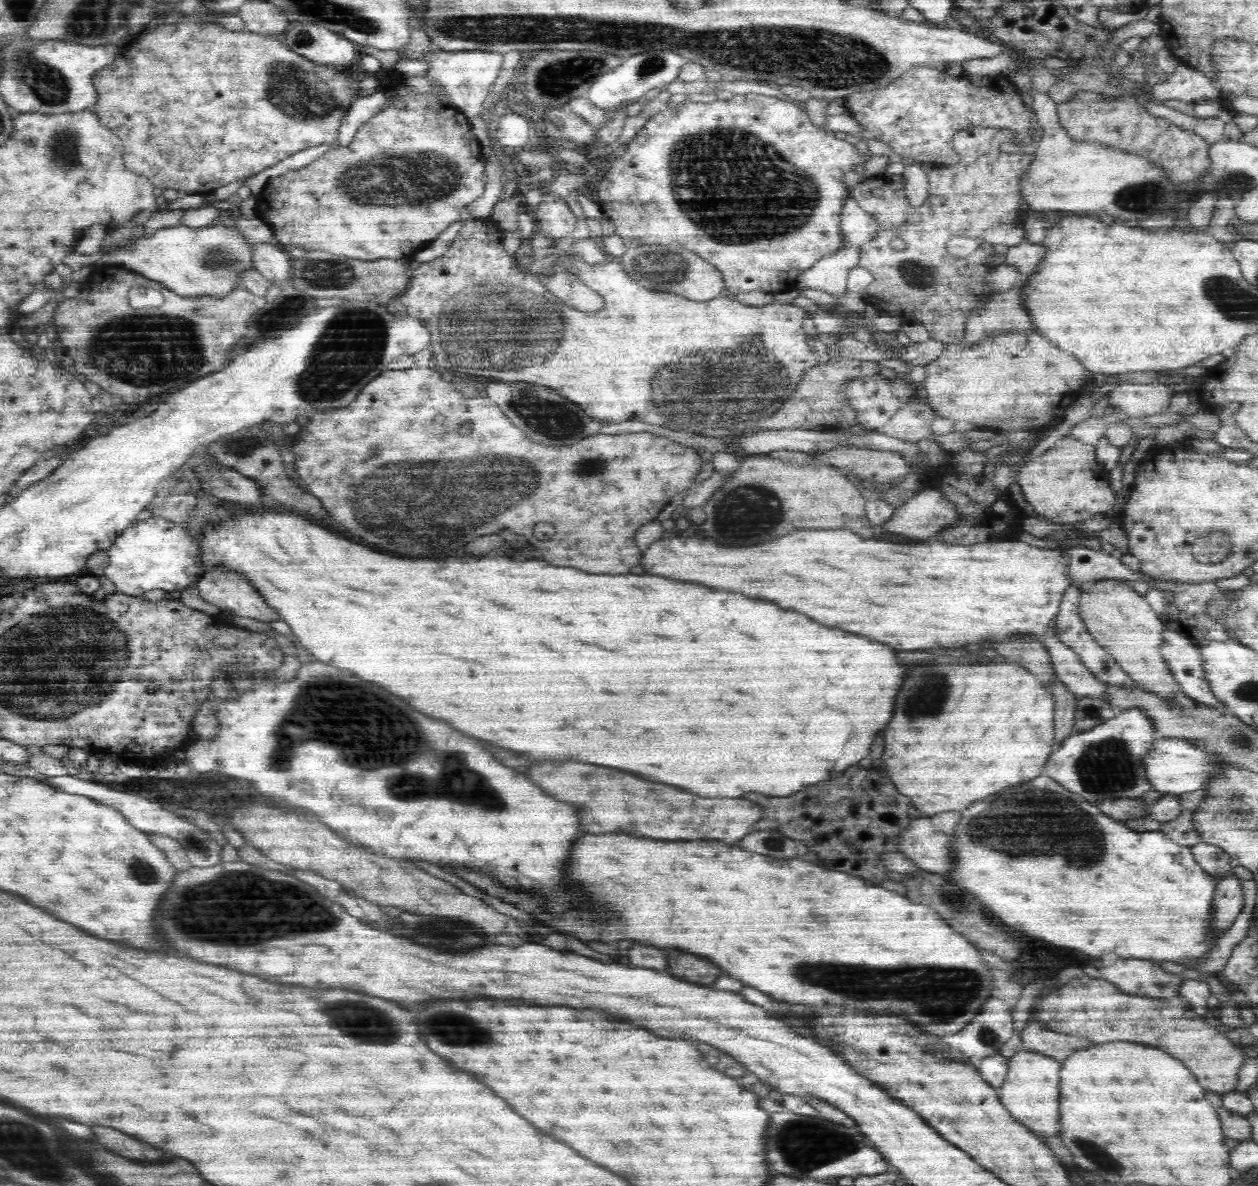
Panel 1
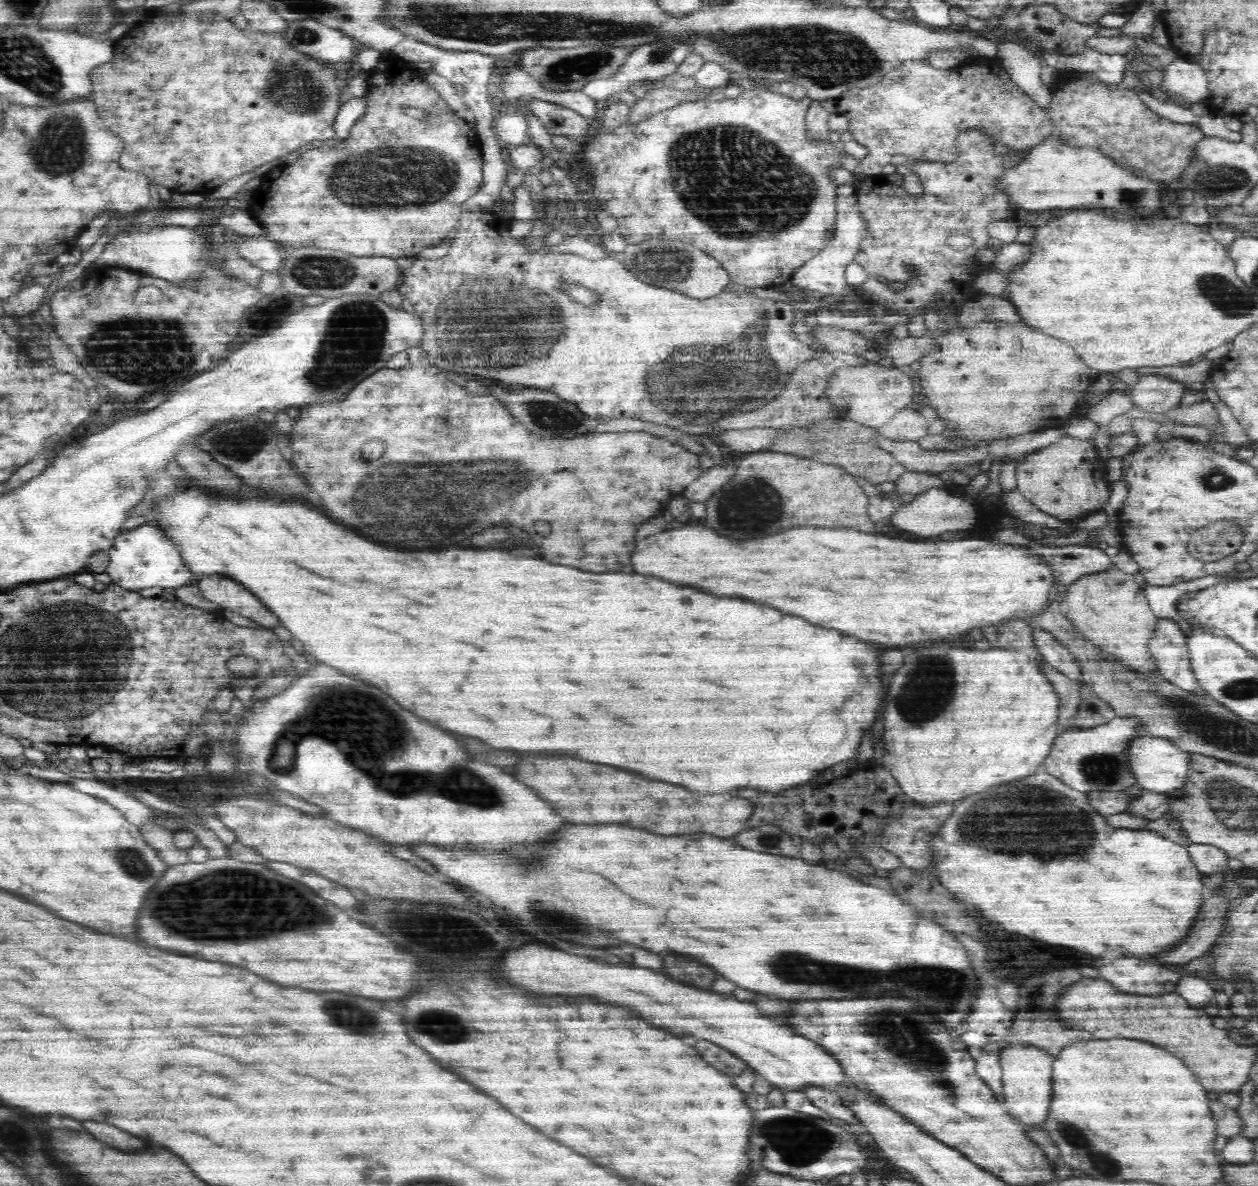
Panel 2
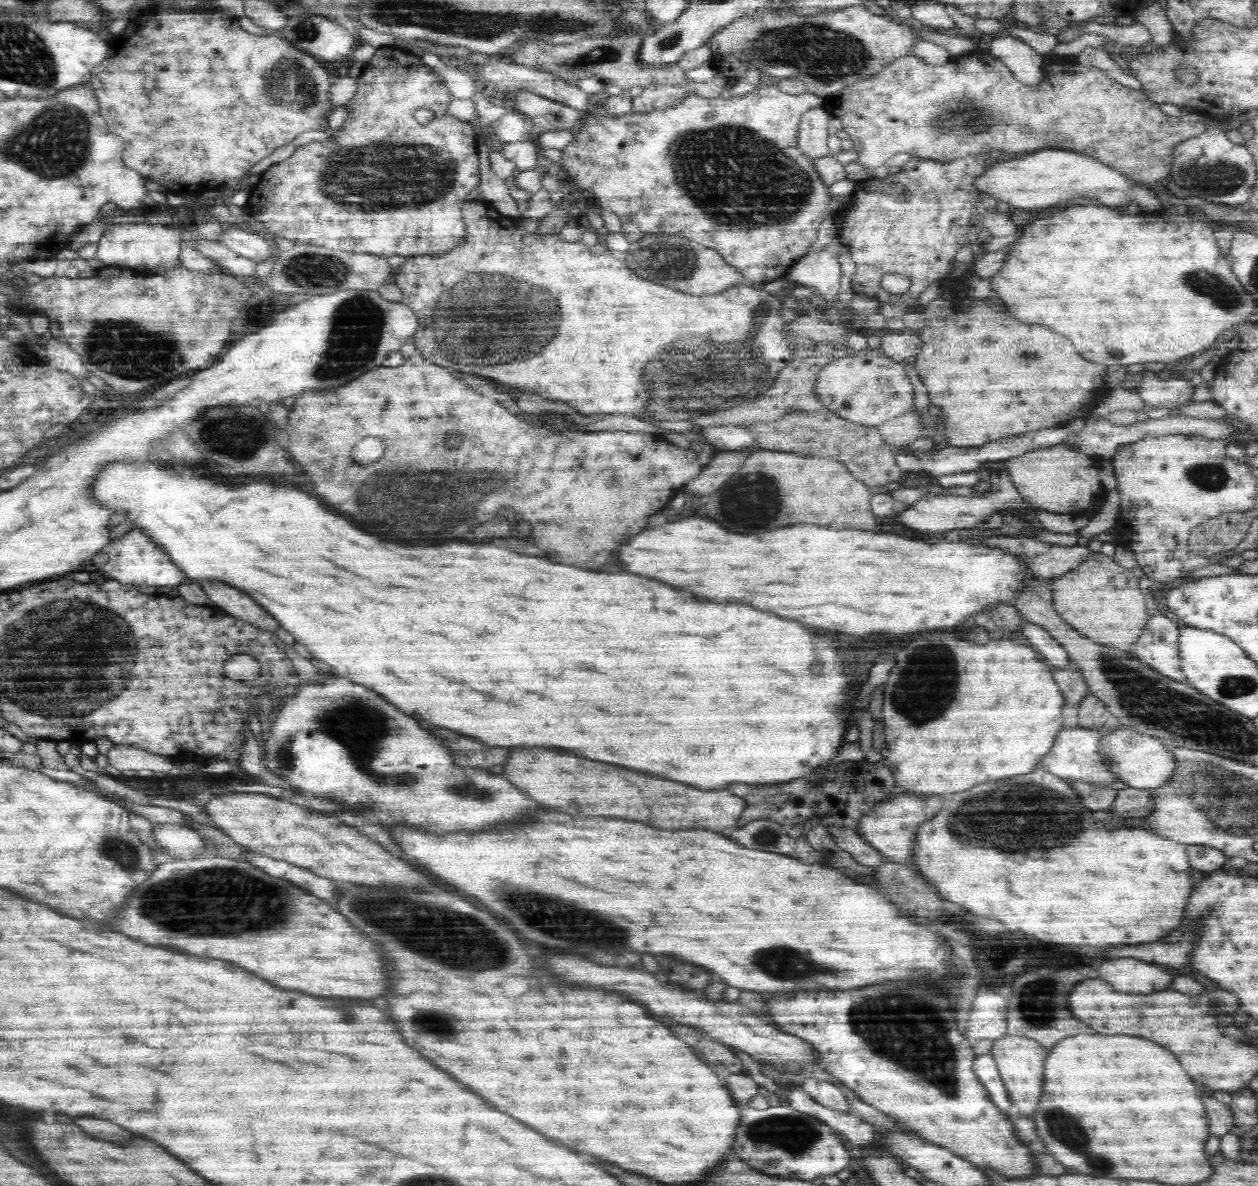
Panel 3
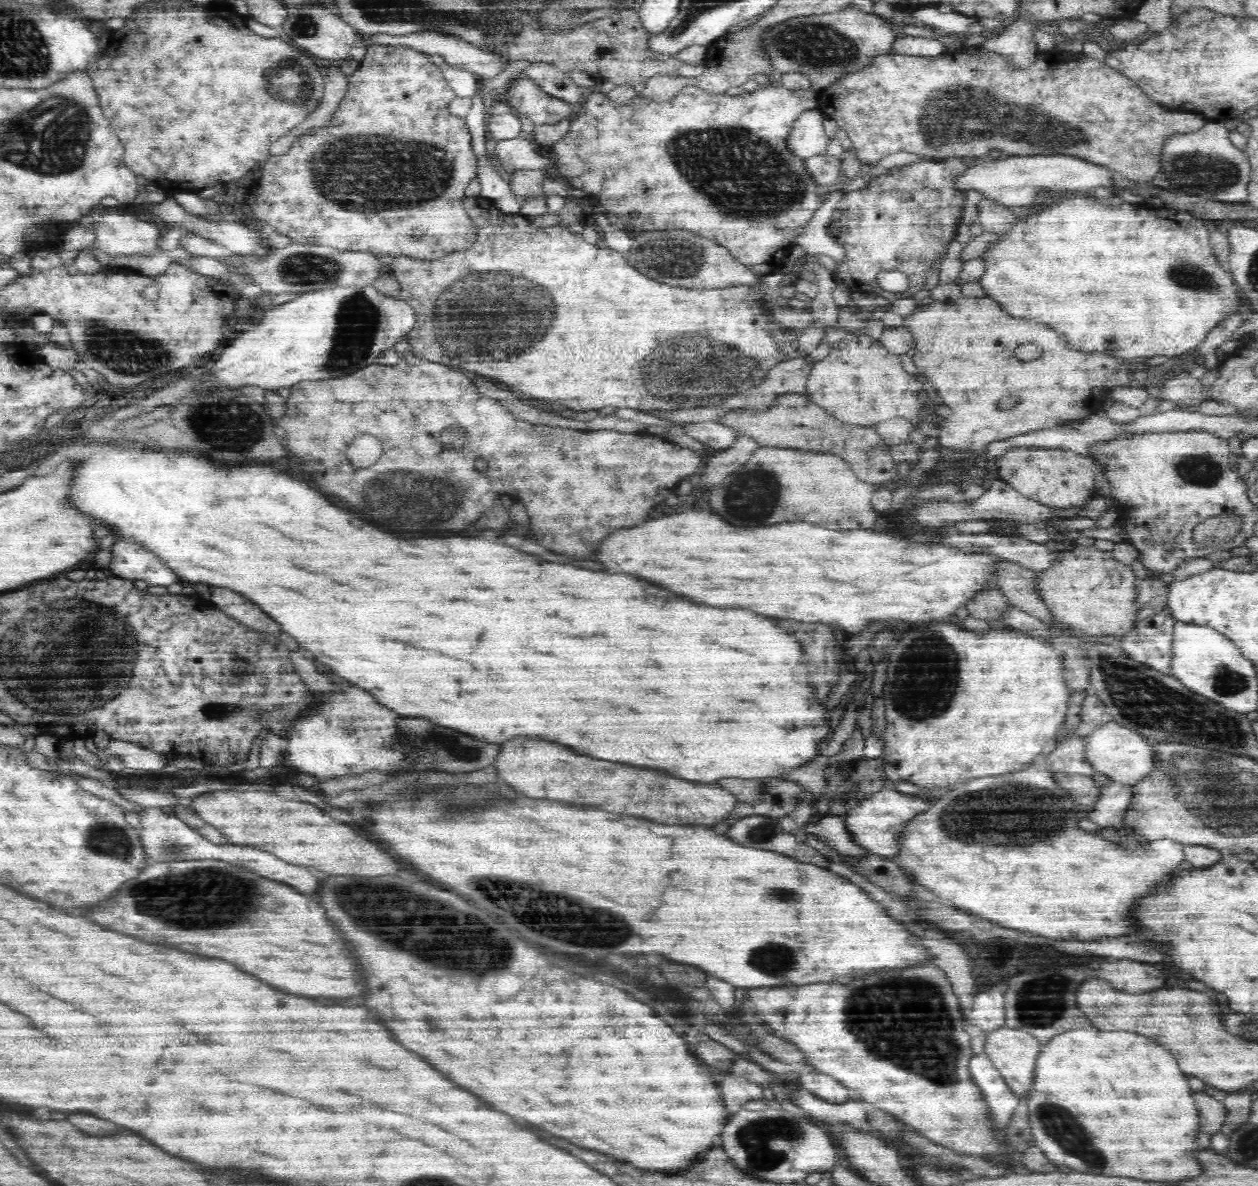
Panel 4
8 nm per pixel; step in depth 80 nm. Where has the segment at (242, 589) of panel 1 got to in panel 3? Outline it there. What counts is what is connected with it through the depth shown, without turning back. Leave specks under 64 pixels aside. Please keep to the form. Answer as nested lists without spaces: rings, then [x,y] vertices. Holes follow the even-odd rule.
[[[198,582],[198,584],[212,598],[213,606],[224,610],[227,615],[242,619],[260,630],[276,632],[280,628],[278,620],[268,616],[246,594],[234,590],[226,584],[208,584],[208,582]]]

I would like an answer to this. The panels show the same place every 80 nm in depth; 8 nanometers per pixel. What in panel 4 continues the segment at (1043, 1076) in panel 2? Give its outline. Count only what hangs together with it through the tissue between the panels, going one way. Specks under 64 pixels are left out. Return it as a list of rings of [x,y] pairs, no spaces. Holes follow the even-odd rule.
[[[1005,1024],[997,1025],[985,1035],[983,1053],[1023,1100],[1029,1092],[1032,1064],[1040,1052],[1041,1043],[1031,1033]]]

